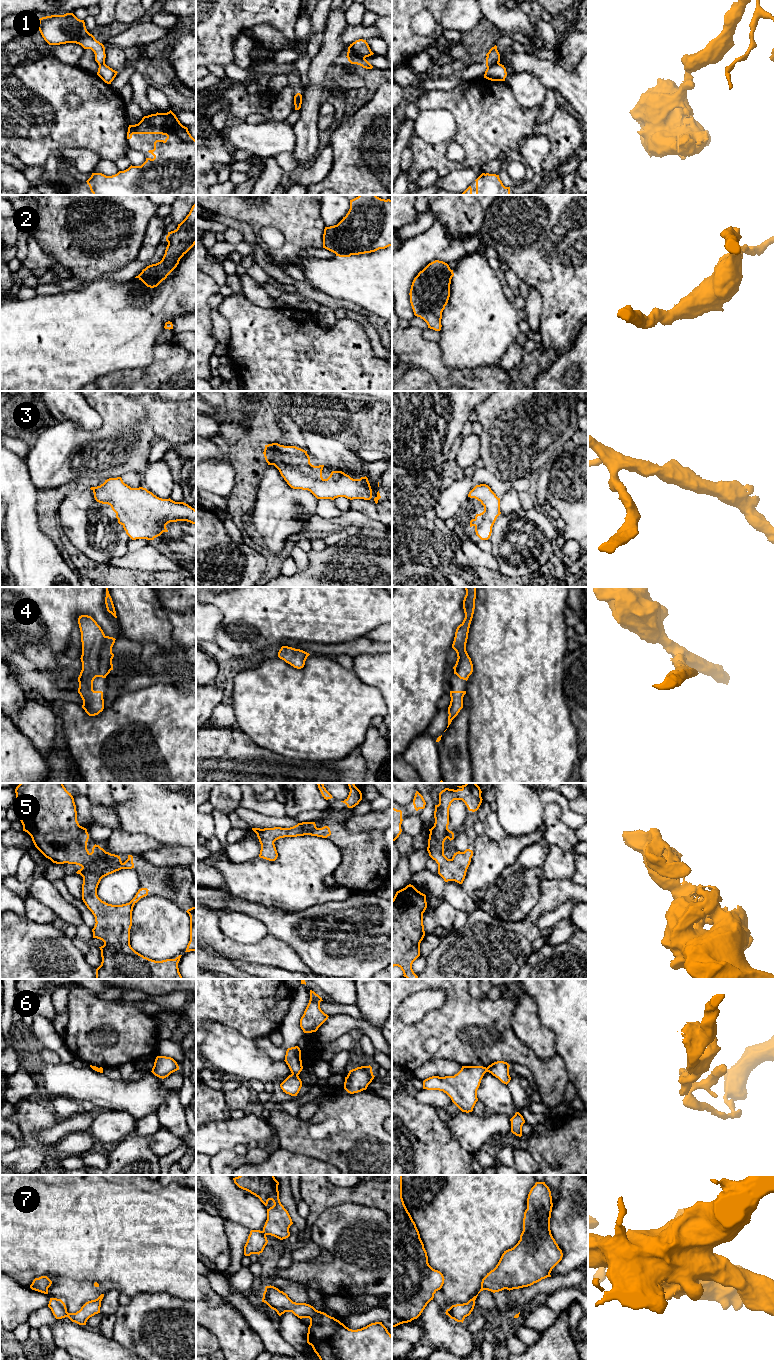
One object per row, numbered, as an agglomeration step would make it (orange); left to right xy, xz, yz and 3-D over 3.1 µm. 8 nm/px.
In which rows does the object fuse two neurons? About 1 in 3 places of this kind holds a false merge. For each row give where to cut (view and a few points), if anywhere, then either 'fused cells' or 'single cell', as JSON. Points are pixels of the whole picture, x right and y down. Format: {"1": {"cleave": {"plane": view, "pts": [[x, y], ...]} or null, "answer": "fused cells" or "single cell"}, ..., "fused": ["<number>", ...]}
{"1": {"cleave": {"plane": "yz", "pts": [[498, 62], [487, 67]]}, "answer": "fused cells"}, "2": {"cleave": {"plane": "xy", "pts": [[149, 276], [140, 278]]}, "answer": "fused cells"}, "3": {"cleave": null, "answer": "single cell"}, "4": {"cleave": null, "answer": "single cell"}, "5": {"cleave": null, "answer": "single cell"}, "6": {"cleave": {"plane": "xz", "pts": [[292, 1073], [297, 1075]]}, "answer": "fused cells"}, "7": {"cleave": {"plane": "xz", "pts": [[262, 1231], [265, 1235]]}, "answer": "fused cells"}, "fused": ["1", "2", "6", "7"]}

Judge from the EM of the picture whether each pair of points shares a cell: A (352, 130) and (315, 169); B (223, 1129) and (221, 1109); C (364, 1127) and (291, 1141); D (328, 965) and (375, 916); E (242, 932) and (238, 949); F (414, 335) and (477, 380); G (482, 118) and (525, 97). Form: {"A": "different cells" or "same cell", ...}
{"A": "different cells", "B": "different cells", "C": "same cell", "D": "same cell", "E": "different cells", "F": "same cell", "G": "different cells"}

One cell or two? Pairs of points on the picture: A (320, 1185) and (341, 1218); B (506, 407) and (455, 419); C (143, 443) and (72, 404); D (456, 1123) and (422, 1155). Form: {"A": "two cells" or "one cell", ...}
{"A": "two cells", "B": "two cells", "C": "two cells", "D": "two cells"}

